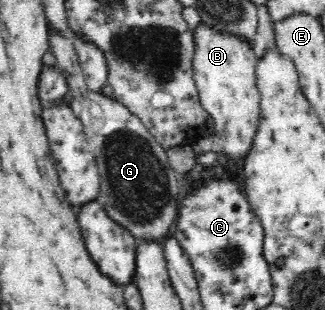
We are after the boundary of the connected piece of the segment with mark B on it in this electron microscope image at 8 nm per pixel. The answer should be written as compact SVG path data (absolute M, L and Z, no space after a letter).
M199 22L193 32L195 43L192 69L198 97L214 122L214 132L191 143L195 154L223 152L233 160L243 160L253 146L260 120L260 92L256 85L258 57L249 40L220 32L211 24Z

